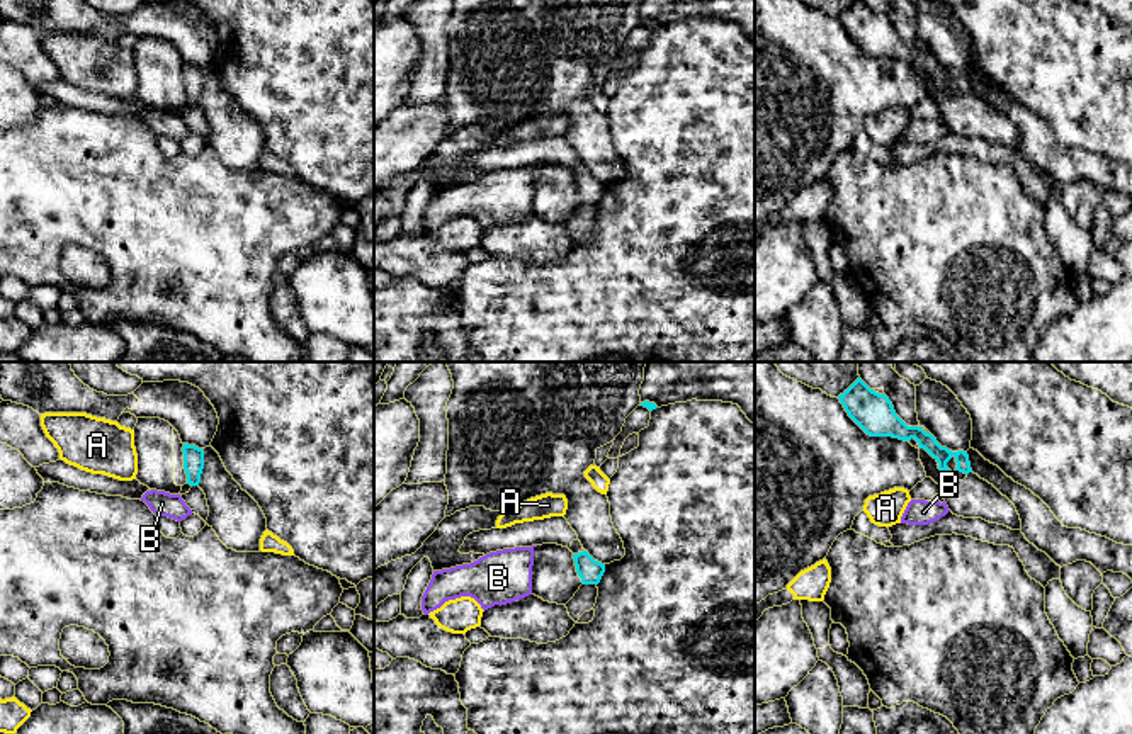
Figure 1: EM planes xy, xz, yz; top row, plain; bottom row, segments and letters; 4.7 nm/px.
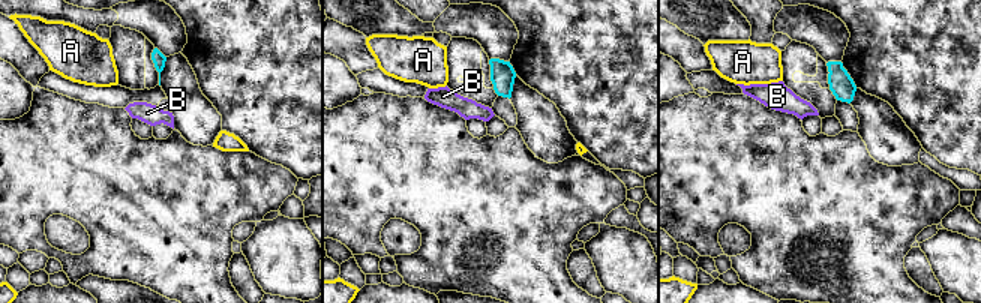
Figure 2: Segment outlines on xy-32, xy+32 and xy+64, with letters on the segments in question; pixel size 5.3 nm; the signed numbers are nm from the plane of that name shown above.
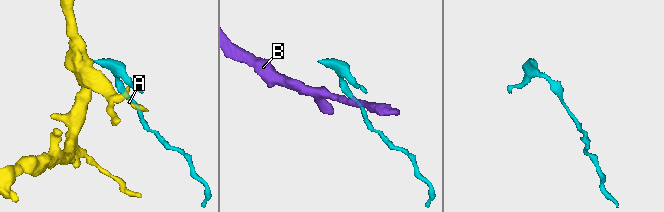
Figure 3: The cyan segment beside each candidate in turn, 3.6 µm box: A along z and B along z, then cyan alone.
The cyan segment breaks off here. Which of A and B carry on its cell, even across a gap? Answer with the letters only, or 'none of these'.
none of these

